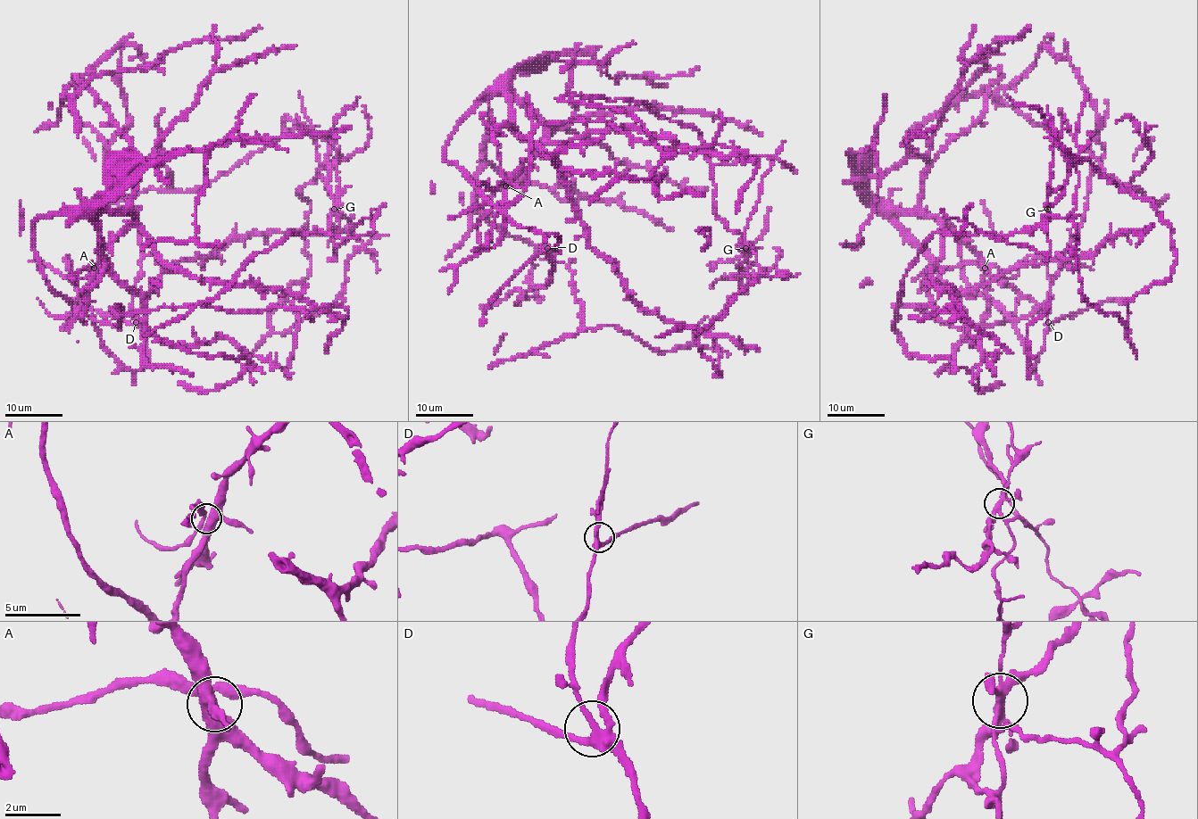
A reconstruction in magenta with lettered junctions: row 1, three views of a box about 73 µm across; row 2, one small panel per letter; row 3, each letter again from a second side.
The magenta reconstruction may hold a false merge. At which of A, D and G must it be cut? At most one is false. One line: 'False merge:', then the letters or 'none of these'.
False merge: G

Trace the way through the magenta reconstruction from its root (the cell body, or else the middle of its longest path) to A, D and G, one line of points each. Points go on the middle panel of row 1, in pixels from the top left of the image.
A: (651, 139), (663, 153), (658, 182), (562, 169), (515, 128), (510, 95), (540, 120), (544, 144), (505, 186)
D: (651, 139), (658, 182), (573, 172), (503, 93), (479, 102), (445, 161), (547, 248)
G: (651, 139), (625, 111), (561, 99), (633, 99), (691, 125), (711, 168), (715, 212), (745, 248)

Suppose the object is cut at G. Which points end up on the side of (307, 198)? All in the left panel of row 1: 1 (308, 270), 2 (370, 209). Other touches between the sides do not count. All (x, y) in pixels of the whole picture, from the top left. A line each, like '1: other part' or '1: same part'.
1: same part
2: other part

